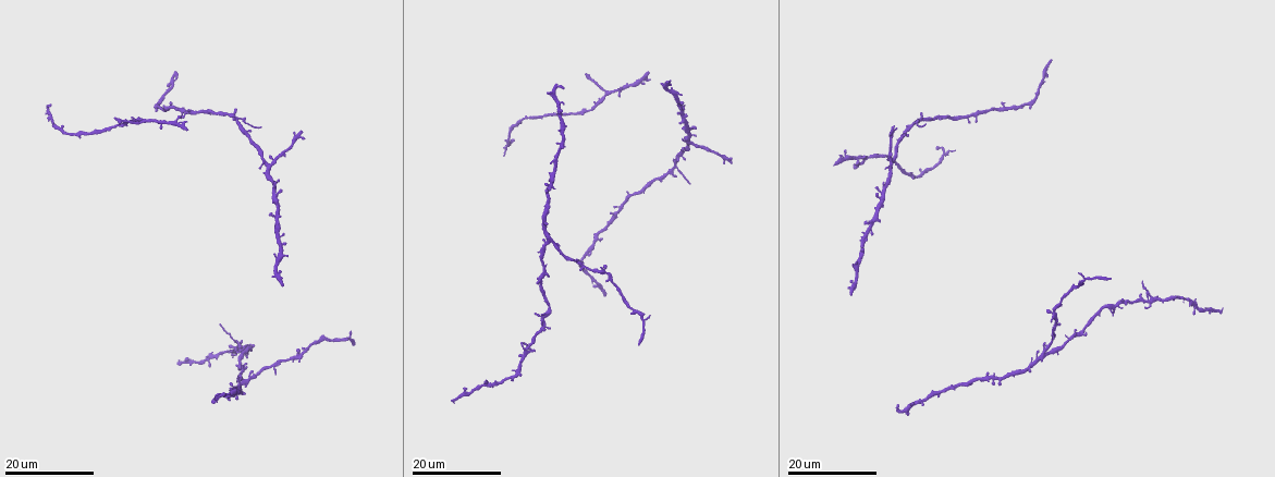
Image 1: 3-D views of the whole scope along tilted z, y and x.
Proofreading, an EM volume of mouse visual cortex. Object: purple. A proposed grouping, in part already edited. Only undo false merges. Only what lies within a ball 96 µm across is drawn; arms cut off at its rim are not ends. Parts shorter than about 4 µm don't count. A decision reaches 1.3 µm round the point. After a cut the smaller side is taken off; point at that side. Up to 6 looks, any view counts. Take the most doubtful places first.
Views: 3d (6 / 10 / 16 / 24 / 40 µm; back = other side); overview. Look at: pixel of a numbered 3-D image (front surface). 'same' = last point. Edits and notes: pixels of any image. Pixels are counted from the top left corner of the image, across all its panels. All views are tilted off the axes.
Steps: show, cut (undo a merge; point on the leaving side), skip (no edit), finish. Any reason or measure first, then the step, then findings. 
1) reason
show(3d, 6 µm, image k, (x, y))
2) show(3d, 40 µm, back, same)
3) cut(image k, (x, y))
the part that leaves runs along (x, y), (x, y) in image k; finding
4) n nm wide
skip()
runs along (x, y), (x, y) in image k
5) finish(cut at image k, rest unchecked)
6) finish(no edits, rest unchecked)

a fork
show(3d, 16 µm, image 1, (1150, 297))

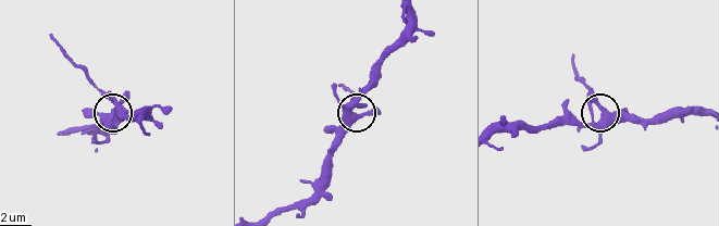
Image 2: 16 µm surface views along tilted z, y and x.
closer look
show(3d, 6 µm, image 2, (359, 116))

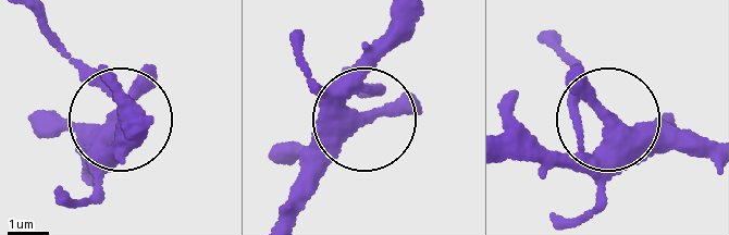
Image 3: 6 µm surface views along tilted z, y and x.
side arm 7 µm
cut(image 3, (89, 69))
two cells meet here

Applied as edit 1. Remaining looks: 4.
see it whole again
show(overview)

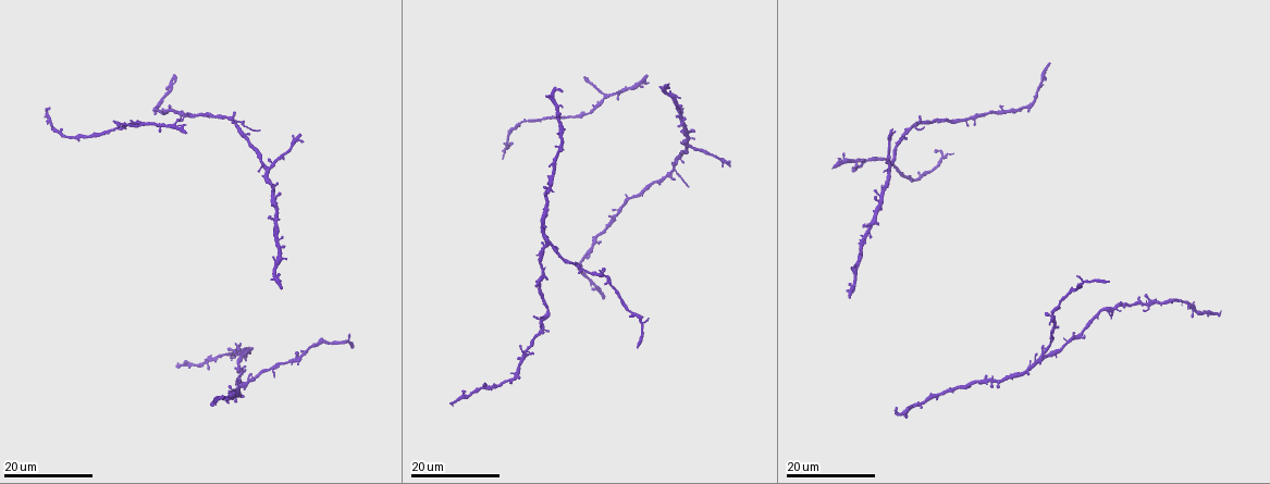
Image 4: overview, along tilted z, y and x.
three-way junction
show(3d, 16 µm, image 4, (911, 127))

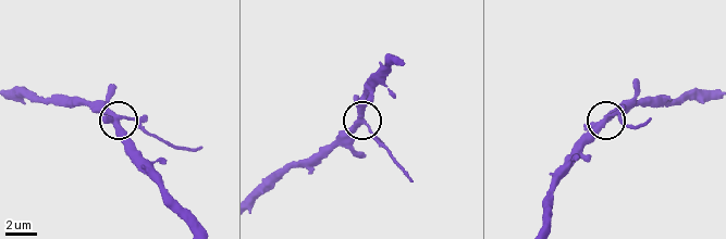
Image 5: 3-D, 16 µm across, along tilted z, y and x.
show(3d, 6 µm, image 5, (359, 121))

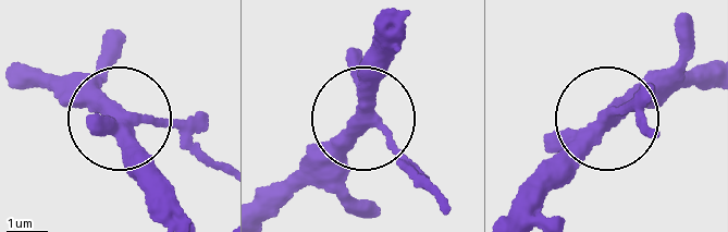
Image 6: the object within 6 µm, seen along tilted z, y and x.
3 arms
skip()
runs along (406, 23), (371, 119), (420, 176) in image 6; all the same cell

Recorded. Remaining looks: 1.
finish(cut at image 3, rest unchecked)

